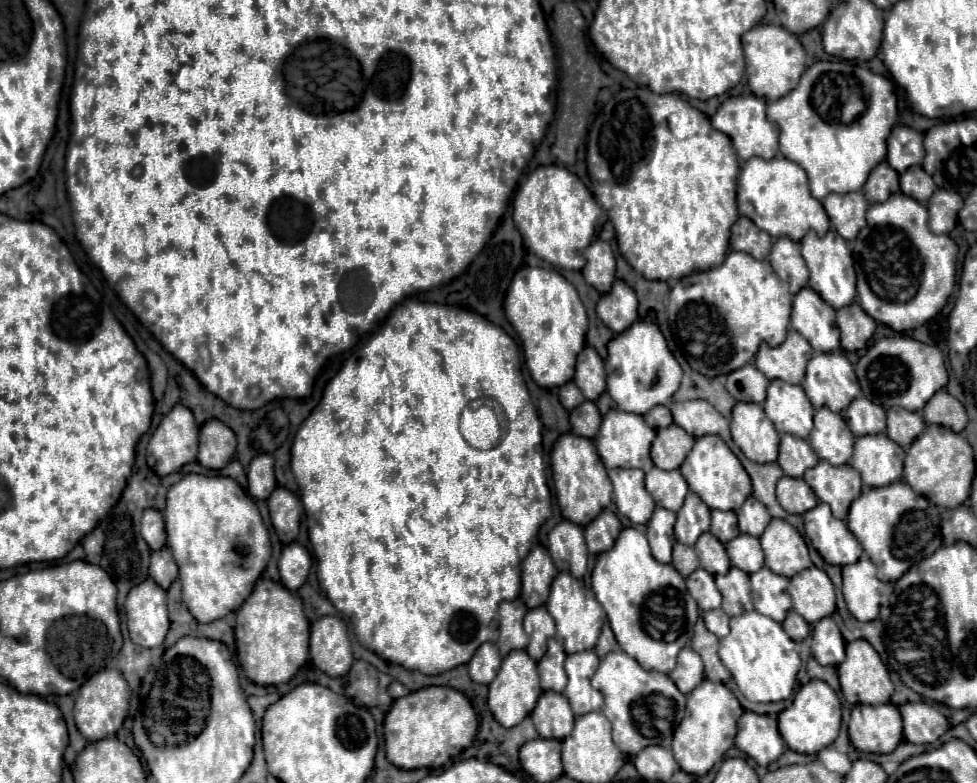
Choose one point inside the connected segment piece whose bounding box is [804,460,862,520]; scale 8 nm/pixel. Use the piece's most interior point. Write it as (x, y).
(839, 486)

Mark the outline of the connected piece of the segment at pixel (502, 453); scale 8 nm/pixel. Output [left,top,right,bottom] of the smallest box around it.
[292,298,552,676]

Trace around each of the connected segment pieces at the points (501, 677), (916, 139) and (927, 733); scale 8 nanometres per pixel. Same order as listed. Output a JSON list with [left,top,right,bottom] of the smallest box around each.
[[488,650,542,728],[888,126,922,174],[900,704,950,744]]

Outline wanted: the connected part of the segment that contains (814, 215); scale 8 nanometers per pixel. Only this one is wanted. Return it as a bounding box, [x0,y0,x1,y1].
[738,156,830,242]

